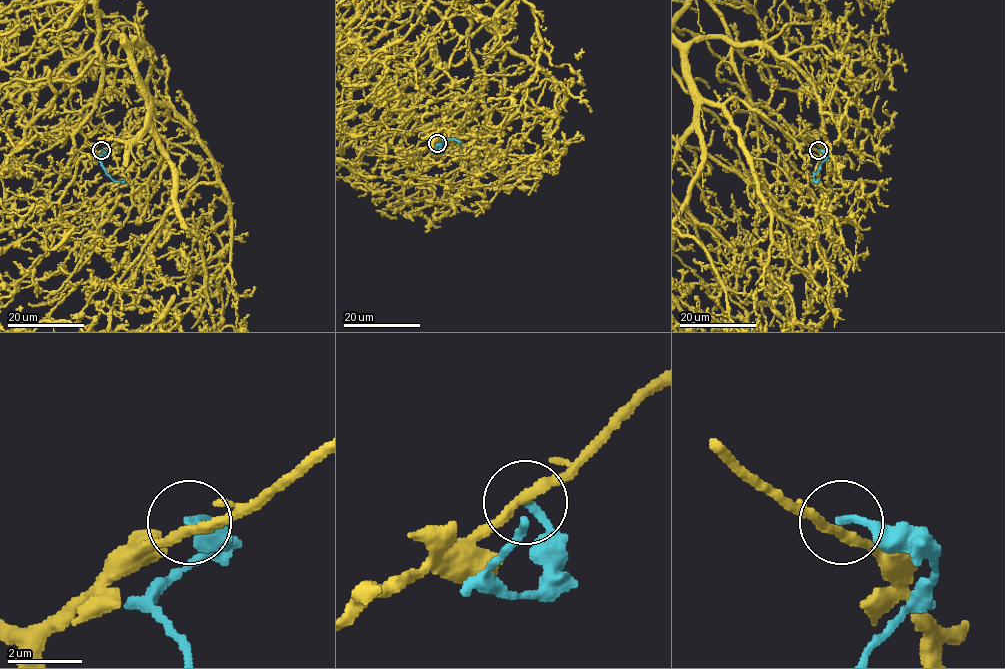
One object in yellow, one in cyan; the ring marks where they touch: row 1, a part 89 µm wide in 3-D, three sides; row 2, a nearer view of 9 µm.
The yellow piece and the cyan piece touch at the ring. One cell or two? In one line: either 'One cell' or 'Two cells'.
Two cells

